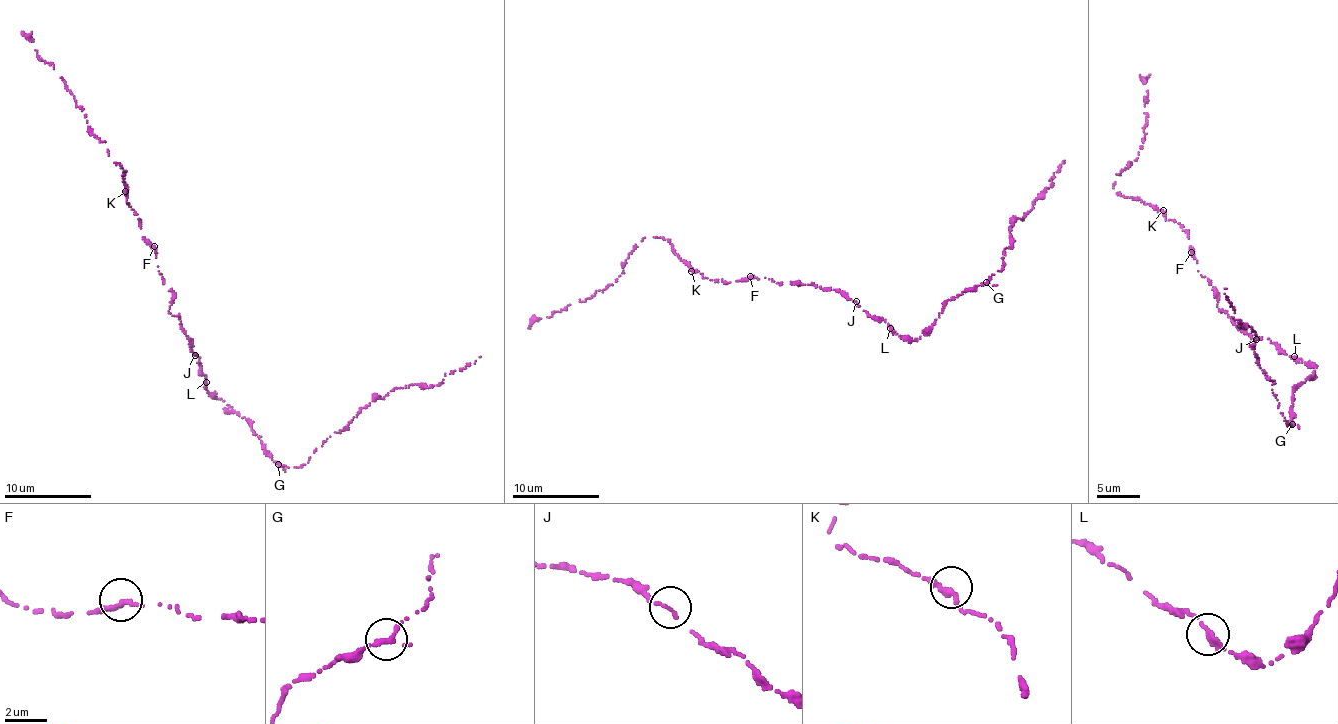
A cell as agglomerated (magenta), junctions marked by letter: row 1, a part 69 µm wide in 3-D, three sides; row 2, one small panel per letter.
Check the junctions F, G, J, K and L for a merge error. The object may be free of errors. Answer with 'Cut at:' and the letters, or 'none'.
Cut at: G

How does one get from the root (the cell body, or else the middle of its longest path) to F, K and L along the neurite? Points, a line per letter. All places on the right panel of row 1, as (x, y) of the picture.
F: (1255, 340), (1236, 326), (1227, 313), (1221, 312), (1217, 307), (1216, 291), (1198, 271), (1197, 261), (1191, 252)
K: (1255, 340), (1221, 312), (1216, 291), (1198, 271), (1188, 234), (1163, 210)
L: (1255, 340), (1268, 339), (1286, 354), (1294, 356)

